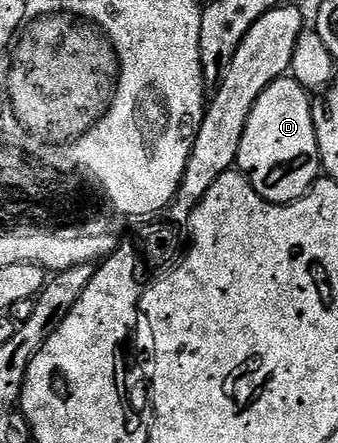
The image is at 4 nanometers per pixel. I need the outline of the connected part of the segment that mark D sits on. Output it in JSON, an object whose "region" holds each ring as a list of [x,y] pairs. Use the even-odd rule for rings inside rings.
{"region":[[[293,78],[273,80],[268,90],[264,90],[264,94],[256,98],[252,114],[248,118],[248,126],[244,126],[237,167],[243,176],[249,178],[251,186],[273,204],[290,204],[294,200],[299,200],[312,187],[314,181],[319,179],[322,172],[322,159],[314,125],[316,108],[315,105],[310,105],[310,99],[311,93],[303,88],[299,80]]]}

